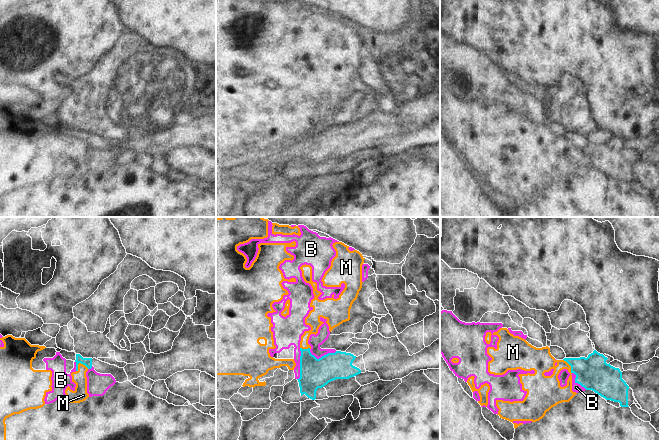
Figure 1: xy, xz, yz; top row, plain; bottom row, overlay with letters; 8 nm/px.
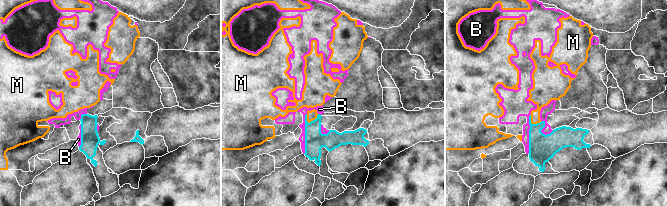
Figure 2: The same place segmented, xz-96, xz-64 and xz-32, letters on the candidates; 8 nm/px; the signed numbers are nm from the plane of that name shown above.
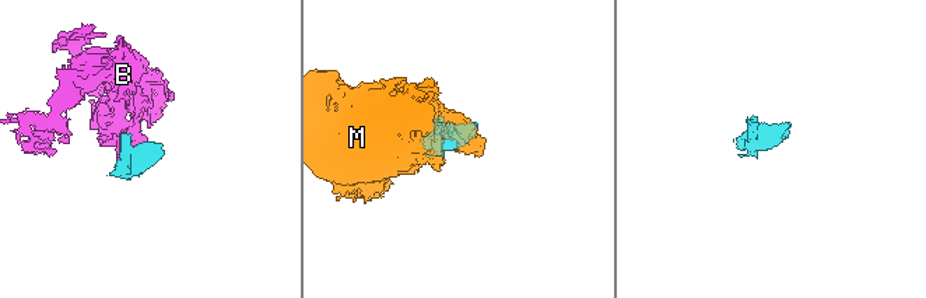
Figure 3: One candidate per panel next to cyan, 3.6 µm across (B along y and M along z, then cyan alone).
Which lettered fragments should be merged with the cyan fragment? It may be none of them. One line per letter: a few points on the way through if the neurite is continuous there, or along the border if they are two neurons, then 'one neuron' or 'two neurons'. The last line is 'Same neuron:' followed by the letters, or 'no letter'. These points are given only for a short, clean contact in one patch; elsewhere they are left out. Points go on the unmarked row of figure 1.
B: border xz (299, 124), (300, 152), (297, 155); two neurons
M: border xy (88, 144), (79, 139), (76, 147); two neurons
Same neuron: no letter

